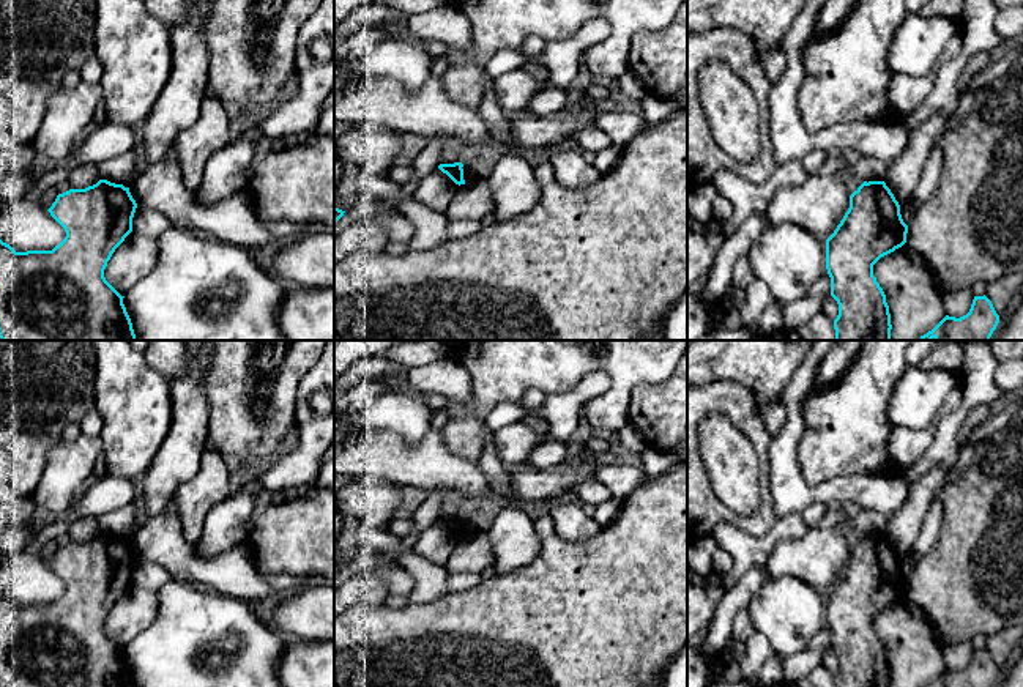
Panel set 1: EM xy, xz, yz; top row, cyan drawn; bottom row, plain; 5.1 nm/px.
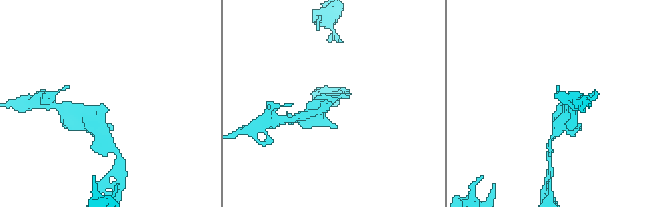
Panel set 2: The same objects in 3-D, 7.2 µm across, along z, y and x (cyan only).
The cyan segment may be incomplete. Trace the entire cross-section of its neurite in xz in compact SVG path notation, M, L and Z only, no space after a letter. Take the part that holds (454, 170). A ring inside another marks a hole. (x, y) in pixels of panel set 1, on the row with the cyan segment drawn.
M454 162L454 164L440 164L438 169L446 173L456 184L465 184L463 180L463 164Z

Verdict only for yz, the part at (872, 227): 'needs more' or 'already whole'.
already whole

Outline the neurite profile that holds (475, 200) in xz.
M487 178L460 184L445 214L449 221L481 221L495 210L495 199Z

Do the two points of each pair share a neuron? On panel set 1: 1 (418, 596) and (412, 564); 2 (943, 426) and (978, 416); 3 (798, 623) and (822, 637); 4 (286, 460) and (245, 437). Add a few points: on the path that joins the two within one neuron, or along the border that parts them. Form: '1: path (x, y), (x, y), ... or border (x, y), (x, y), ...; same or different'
1: path (421, 588), (420, 572); same
2: border (990, 405), (978, 405), (968, 415), (960, 446); different
3: border (826, 624), (812, 638), (809, 646); different
4: border (281, 451), (273, 460); different

